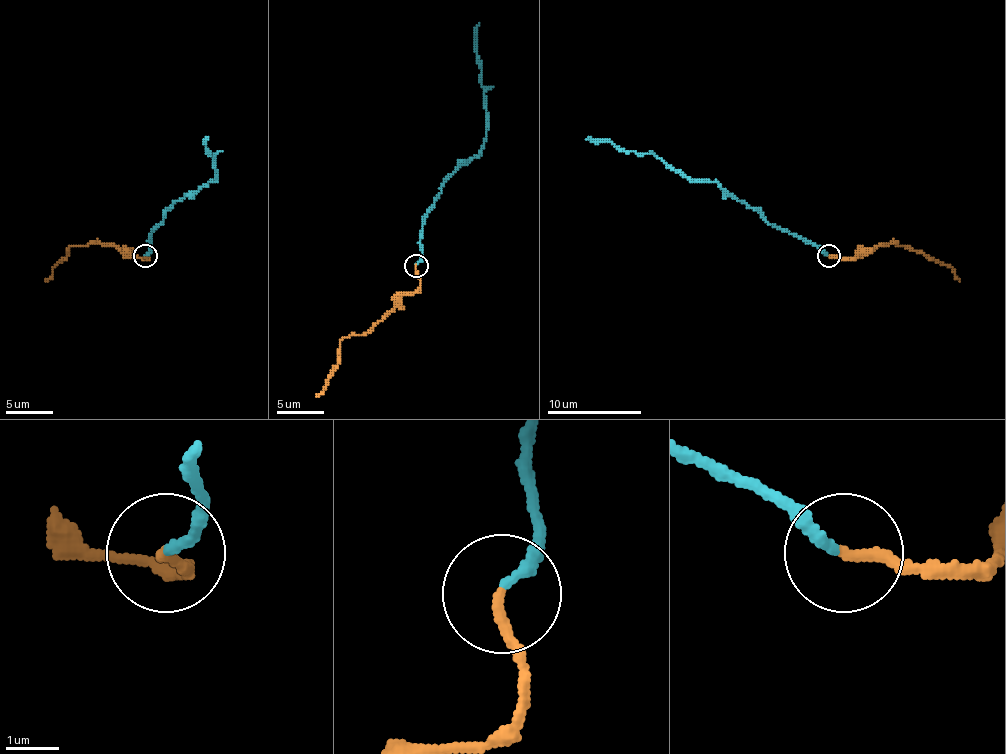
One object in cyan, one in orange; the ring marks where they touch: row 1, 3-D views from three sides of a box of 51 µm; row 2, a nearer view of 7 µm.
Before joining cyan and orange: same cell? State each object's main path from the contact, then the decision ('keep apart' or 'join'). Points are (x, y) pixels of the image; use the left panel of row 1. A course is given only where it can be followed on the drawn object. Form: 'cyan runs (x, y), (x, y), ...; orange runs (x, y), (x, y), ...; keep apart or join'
cyan runs (144, 255), (151, 246), (151, 231), (163, 215), (177, 201), (215, 179), (208, 139); orange runs (144, 255), (149, 257), (132, 257), (114, 246), (71, 246), (45, 281); join

